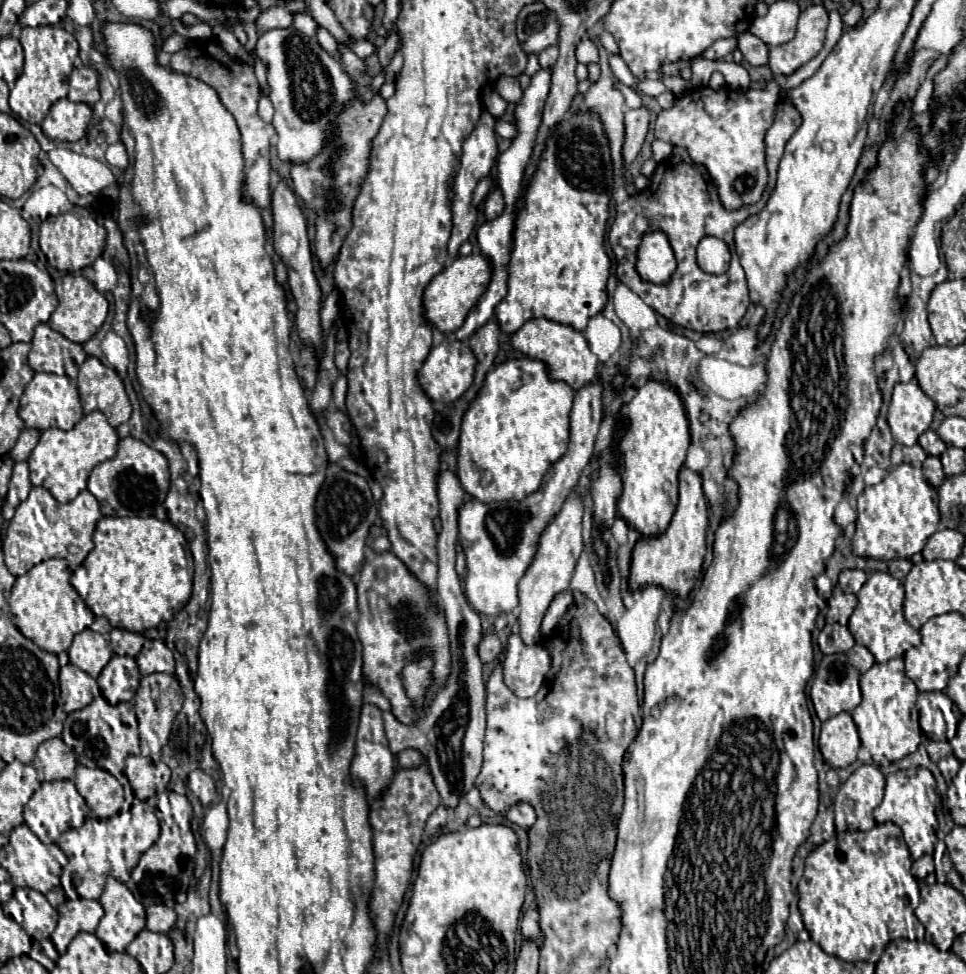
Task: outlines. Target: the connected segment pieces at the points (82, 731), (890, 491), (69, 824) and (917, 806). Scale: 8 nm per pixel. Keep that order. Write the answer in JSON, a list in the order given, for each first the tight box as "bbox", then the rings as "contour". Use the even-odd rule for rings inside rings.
[{"bbox":[62,697,140,789],"contour":[[[96,697],[86,709],[74,711],[66,717],[62,739],[76,751],[78,763],[110,771],[128,789],[128,779],[124,777],[124,761],[128,755],[140,753],[138,721],[129,702],[110,705],[104,697]]]},{"bbox":[852,465,940,561],"contour":[[[898,465],[894,467],[878,485],[866,487],[862,495],[858,497],[858,519],[856,519],[856,533],[852,539],[854,553],[858,557],[870,557],[880,561],[890,561],[894,557],[906,557],[910,559],[914,553],[920,553],[940,526],[940,513],[938,509],[938,493],[936,489],[924,479],[922,469],[916,469],[912,465]]]},{"bbox":[24,781,88,843],"contour":[[[52,781],[42,783],[40,789],[30,797],[30,801],[24,807],[24,821],[42,843],[54,843],[64,831],[80,828],[84,824],[86,813],[88,807],[85,800],[80,797],[72,781]]]},{"bbox":[874,767,936,859],"contour":[[[916,767],[916,769],[902,769],[896,773],[890,773],[886,777],[886,791],[884,791],[884,799],[882,803],[874,809],[874,819],[876,823],[886,823],[892,821],[902,829],[904,841],[910,849],[912,859],[918,859],[922,855],[930,855],[934,851],[934,843],[936,843],[936,815],[934,815],[934,801],[936,799],[936,781],[934,775],[924,769],[924,767]]]}]

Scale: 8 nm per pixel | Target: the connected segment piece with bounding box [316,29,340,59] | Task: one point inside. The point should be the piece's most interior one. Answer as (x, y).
(328, 43)

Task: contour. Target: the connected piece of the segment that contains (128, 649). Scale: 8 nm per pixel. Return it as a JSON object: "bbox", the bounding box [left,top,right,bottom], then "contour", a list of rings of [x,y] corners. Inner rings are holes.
{"bbox":[110,629,144,657],"contour":[[[112,629],[110,631],[110,645],[116,655],[136,657],[144,645],[142,633],[132,633],[126,629]]]}

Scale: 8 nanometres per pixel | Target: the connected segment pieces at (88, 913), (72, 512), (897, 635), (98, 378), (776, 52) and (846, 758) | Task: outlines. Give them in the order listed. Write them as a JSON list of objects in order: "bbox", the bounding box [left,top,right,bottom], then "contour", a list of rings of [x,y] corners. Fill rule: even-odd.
[{"bbox":[52,899,104,953],"contour":[[[68,899],[66,903],[62,903],[58,907],[58,927],[52,933],[52,943],[58,949],[58,953],[66,953],[68,943],[74,939],[76,933],[86,931],[86,933],[94,933],[100,917],[104,915],[104,909],[98,901],[90,901],[90,899]]]},{"bbox":[2,487,100,577],"contour":[[[32,487],[28,499],[18,505],[2,543],[8,571],[18,577],[30,571],[40,561],[52,557],[62,557],[70,565],[78,567],[94,547],[92,533],[100,517],[100,505],[96,497],[86,489],[80,491],[80,495],[74,501],[62,505],[44,487]]]},{"bbox":[848,573,920,663],"contour":[[[870,573],[868,581],[858,591],[858,605],[848,621],[848,629],[854,635],[856,643],[864,645],[878,663],[886,663],[894,657],[902,657],[910,647],[920,645],[920,633],[910,627],[902,613],[904,585],[888,573]]]},{"bbox":[76,357,132,427],"contour":[[[88,357],[76,379],[84,413],[102,411],[112,427],[130,419],[132,405],[124,391],[122,379],[112,367],[106,367],[96,357]]]},{"bbox":[768,5,828,75],"contour":[[[812,5],[802,11],[798,19],[796,37],[780,47],[770,49],[770,63],[768,67],[776,75],[792,75],[804,63],[818,55],[824,45],[828,27],[828,13],[822,5]]]},{"bbox":[818,713,860,769],"contour":[[[838,713],[836,717],[824,721],[818,743],[824,761],[832,769],[848,767],[854,763],[860,749],[860,737],[850,713]]]}]

